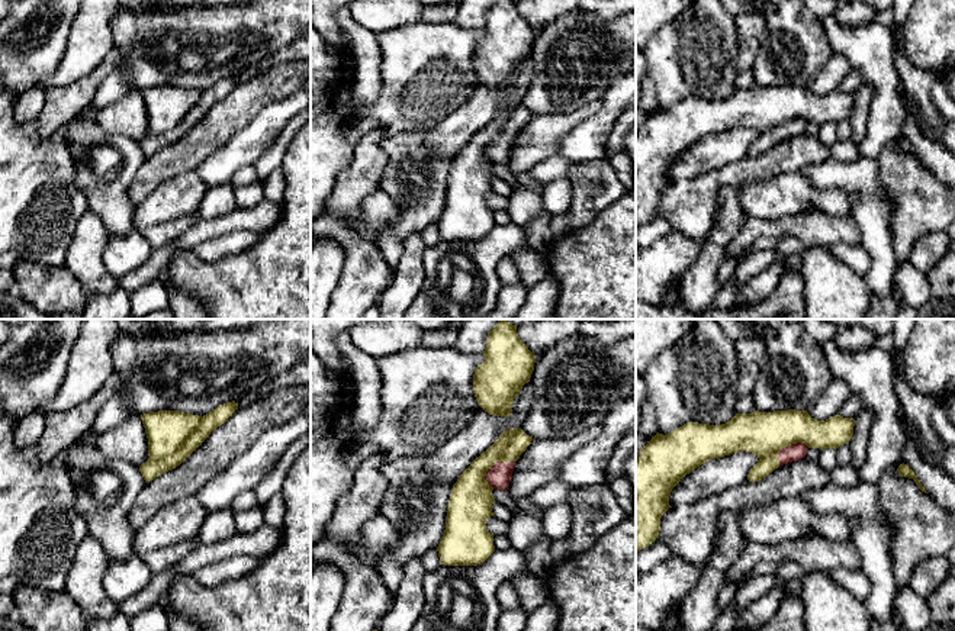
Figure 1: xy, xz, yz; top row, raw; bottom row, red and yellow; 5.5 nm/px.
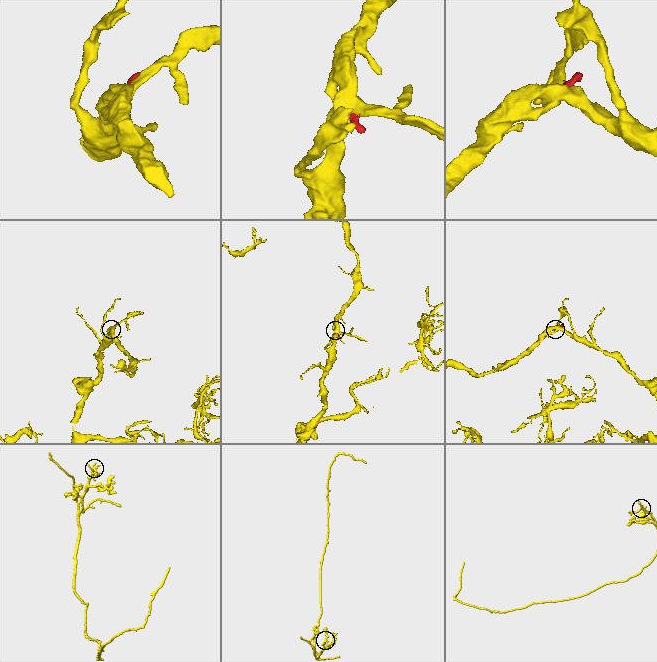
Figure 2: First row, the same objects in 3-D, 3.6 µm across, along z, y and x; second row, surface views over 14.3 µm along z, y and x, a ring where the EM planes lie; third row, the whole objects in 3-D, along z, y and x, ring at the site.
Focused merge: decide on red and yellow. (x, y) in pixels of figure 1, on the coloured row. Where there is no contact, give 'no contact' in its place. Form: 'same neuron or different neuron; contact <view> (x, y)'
same neuron; contact xz (497, 462)

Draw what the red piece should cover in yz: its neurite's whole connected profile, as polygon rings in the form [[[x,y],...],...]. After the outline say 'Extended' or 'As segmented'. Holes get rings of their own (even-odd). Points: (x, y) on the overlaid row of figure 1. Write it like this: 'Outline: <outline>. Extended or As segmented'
Outline: [[[774,411],[736,413],[721,425],[686,422],[669,434],[656,434],[636,455],[636,554],[659,538],[660,518],[672,508],[669,496],[682,477],[702,463],[749,451],[759,460],[747,474],[749,482],[759,482],[779,466],[798,461],[806,457],[808,448],[839,448],[849,444],[853,435],[853,418],[835,415],[826,421],[817,421],[807,411]]]. Extended

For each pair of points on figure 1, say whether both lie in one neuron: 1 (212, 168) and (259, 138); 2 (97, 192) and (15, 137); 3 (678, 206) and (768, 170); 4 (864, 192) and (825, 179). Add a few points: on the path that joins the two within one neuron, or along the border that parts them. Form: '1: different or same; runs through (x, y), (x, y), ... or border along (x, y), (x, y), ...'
1: same; runs through (224, 163), (247, 145)
2: different; border along (68, 144), (74, 184), (90, 208)
3: same; runs through (700, 193), (722, 176), (746, 171)
4: same; runs through (854, 182), (851, 179), (835, 179)

